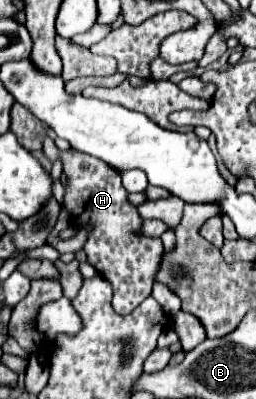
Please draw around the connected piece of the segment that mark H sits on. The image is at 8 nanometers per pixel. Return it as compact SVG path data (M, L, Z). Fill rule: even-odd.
M45 139L43 151L51 161L59 157L63 159L63 171L69 179L69 187L65 189L65 205L71 211L73 223L77 227L93 225L93 231L83 247L89 265L93 265L95 271L113 285L113 309L121 315L131 313L145 297L151 295L157 263L163 255L161 239L137 235L143 219L139 217L137 207L127 201L127 191L121 185L119 171L111 171L107 163L99 163L99 159L83 155L75 149L59 151L53 139Z

